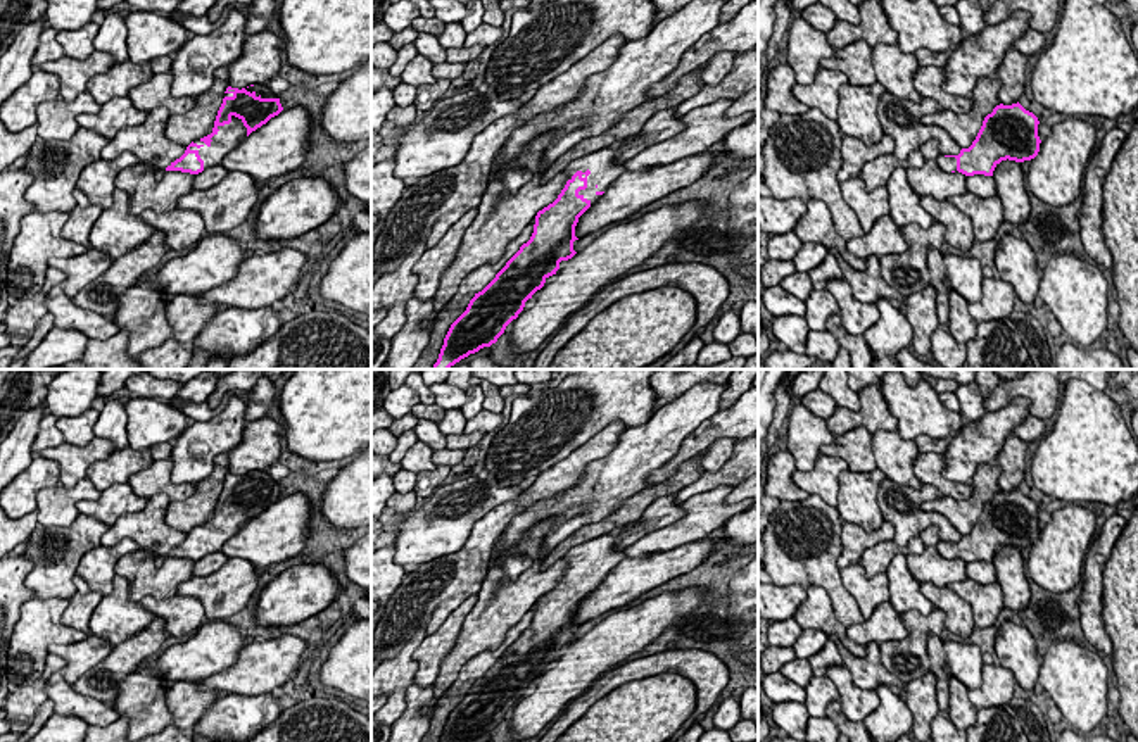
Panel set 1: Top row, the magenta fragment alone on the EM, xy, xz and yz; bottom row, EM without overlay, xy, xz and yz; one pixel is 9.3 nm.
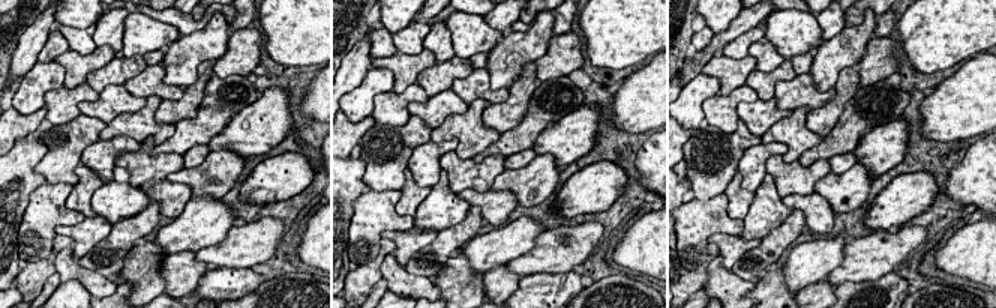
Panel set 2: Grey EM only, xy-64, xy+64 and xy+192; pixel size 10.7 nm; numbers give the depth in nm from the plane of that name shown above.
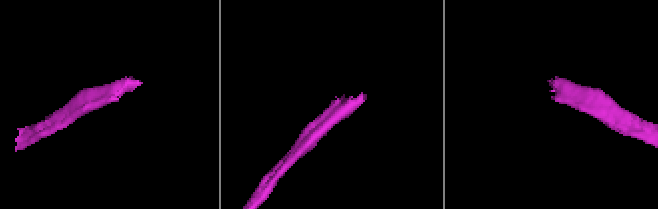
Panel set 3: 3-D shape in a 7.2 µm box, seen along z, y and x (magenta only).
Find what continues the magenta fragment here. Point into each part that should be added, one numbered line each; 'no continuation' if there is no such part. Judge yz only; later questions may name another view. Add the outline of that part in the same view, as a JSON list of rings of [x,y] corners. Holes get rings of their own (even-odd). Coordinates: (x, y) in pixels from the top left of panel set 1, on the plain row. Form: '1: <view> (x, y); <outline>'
1: yz (948, 551); [[[939,540],[939,544],[938,544],[938,552],[939,552],[945,559],[957,557],[957,545],[955,545],[955,544],[945,544],[943,540]]]

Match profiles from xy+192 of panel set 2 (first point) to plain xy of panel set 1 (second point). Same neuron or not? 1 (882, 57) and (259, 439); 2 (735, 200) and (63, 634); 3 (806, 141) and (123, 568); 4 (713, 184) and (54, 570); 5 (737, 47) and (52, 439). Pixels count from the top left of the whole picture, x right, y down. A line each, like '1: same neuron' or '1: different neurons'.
1: same neuron
2: different neurons
3: different neurons
4: same neuron
5: different neurons

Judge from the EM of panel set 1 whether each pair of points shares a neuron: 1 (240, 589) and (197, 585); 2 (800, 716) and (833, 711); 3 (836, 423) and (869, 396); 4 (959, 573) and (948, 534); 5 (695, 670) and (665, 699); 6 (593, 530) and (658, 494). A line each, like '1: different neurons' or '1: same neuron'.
1: same neuron
2: different neurons
3: same neuron
4: different neurons
5: different neurons
6: same neuron

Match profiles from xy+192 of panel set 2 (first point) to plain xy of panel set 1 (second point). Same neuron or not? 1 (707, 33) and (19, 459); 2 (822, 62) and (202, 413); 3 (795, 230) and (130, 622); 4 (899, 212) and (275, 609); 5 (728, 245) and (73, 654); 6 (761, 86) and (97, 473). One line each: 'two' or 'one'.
1: two
2: two
3: two
4: one
5: one
6: one

